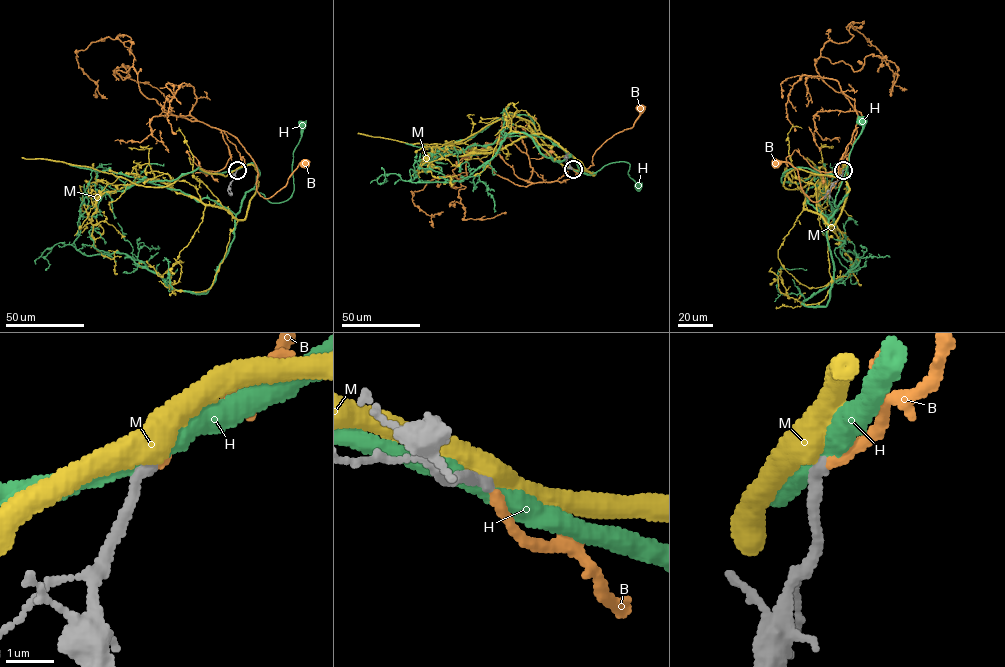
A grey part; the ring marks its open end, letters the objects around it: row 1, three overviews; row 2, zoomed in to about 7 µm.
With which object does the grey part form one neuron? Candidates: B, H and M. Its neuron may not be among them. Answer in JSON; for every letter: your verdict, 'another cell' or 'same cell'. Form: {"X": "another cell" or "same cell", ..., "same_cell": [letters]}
{"B": "same cell", "H": "another cell", "M": "another cell", "same_cell": ["B"]}

